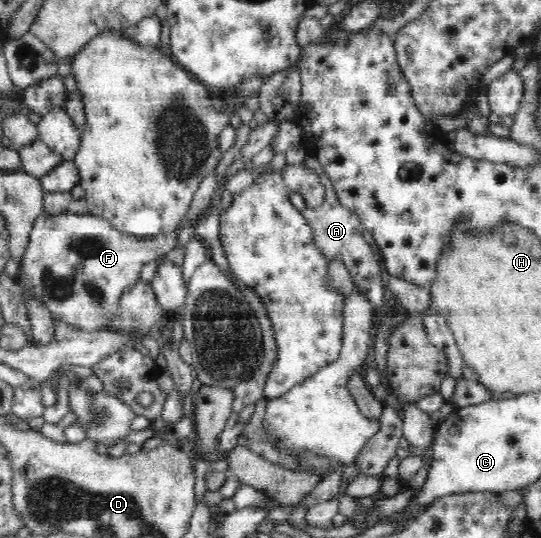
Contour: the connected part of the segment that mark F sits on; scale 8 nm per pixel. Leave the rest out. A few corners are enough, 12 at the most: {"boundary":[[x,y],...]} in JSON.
{"boundary":[[91,213],[39,215],[20,293],[79,330],[103,330],[143,266],[175,248],[184,222],[130,236]]}

